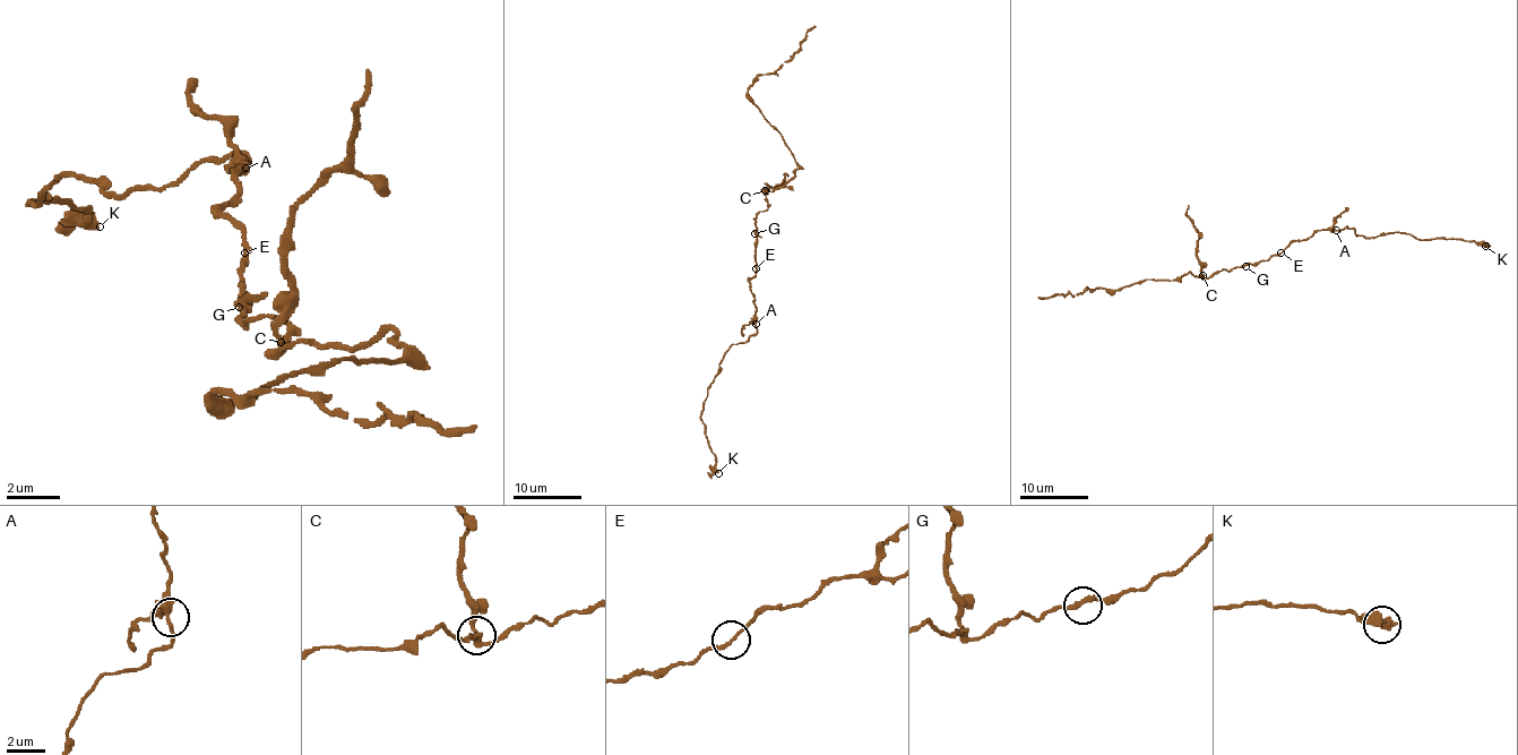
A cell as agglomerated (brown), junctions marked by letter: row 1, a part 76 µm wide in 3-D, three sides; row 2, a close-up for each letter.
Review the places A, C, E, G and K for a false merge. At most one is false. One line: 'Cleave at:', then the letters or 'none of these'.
Cleave at: C

